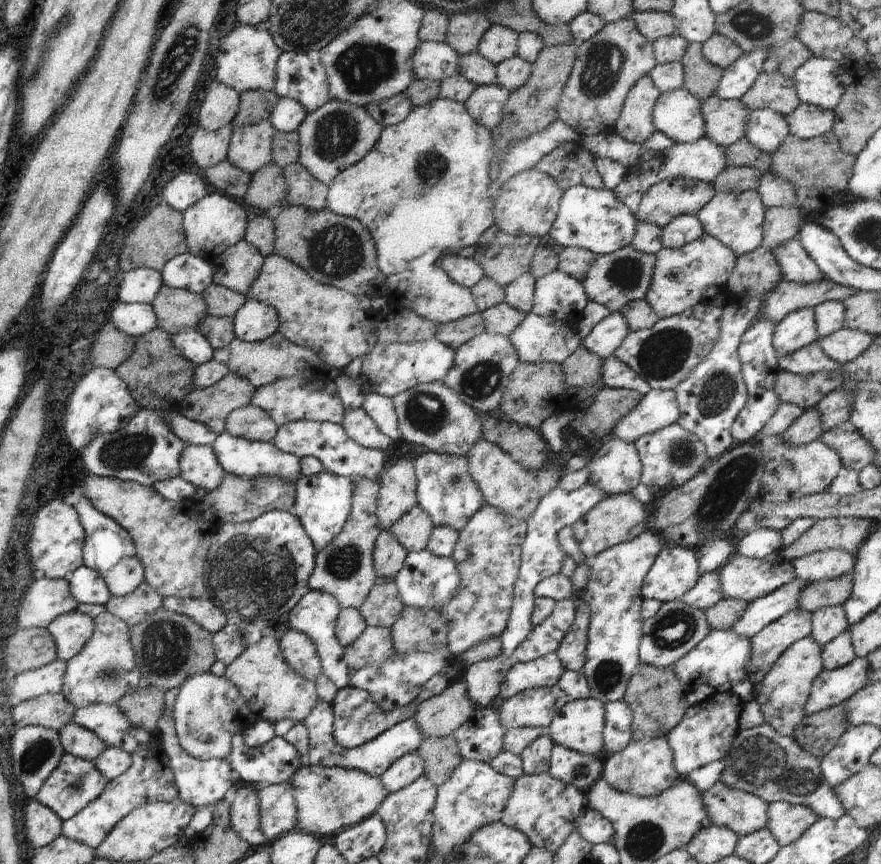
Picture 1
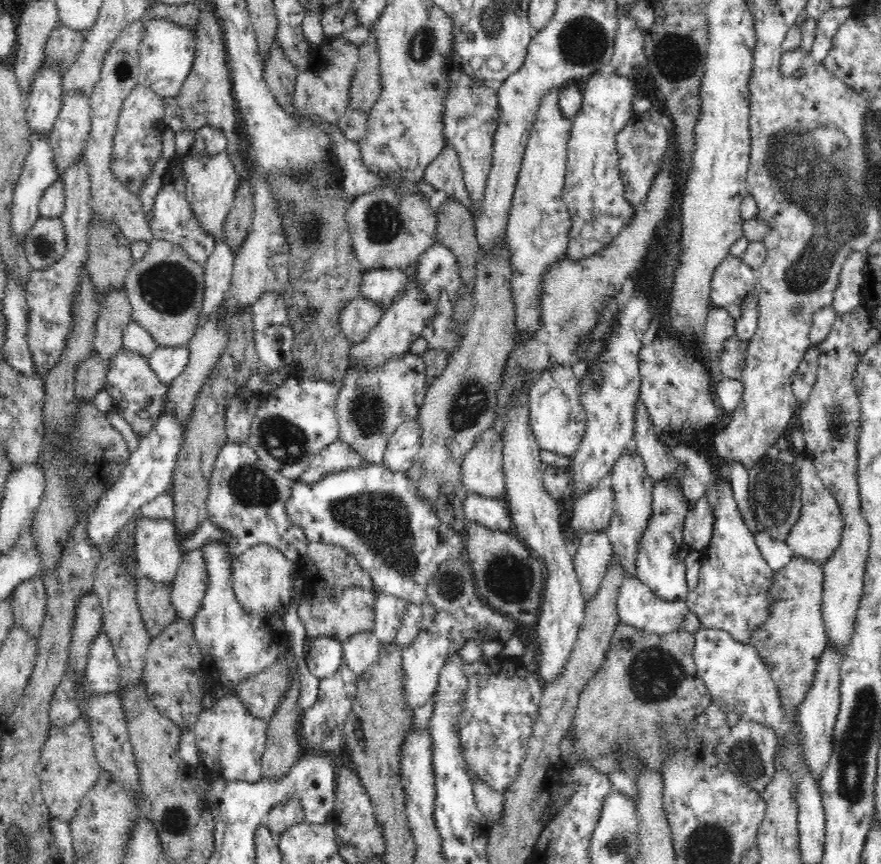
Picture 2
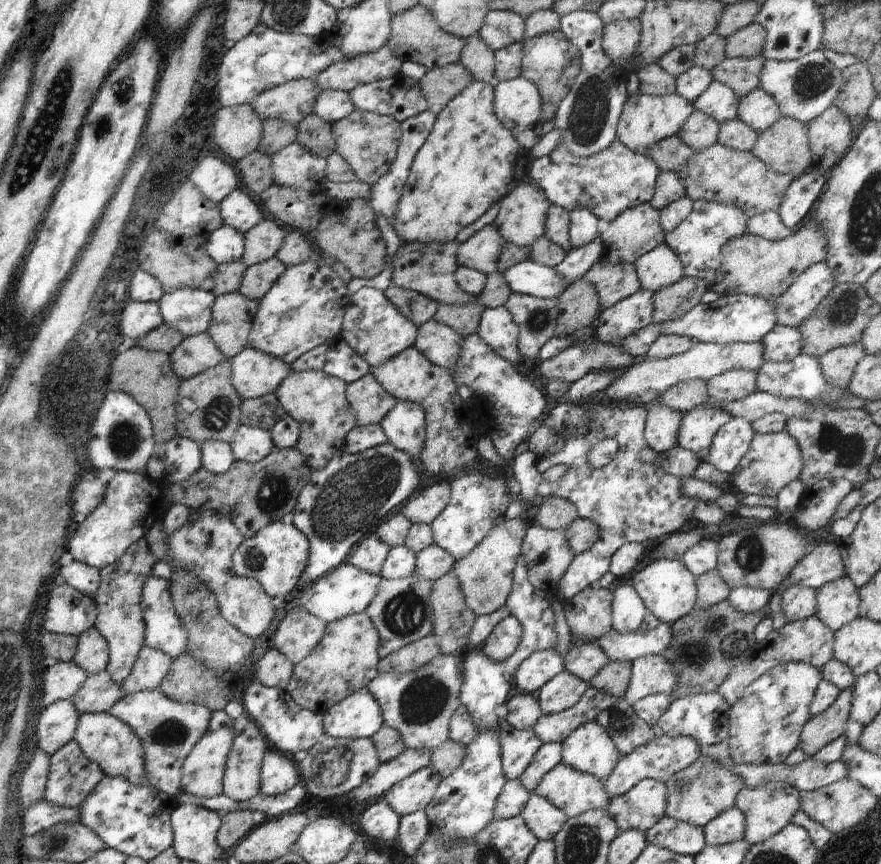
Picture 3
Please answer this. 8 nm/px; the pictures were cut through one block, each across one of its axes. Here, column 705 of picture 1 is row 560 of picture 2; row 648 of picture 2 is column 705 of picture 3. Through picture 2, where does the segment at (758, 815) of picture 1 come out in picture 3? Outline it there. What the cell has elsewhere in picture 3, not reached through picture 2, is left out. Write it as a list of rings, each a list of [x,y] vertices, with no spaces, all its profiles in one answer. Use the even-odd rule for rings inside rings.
[[[701,754],[689,767],[672,774],[665,785],[667,786],[665,815],[695,827],[703,827],[715,816],[735,806],[736,795],[743,787],[743,782],[736,773]]]

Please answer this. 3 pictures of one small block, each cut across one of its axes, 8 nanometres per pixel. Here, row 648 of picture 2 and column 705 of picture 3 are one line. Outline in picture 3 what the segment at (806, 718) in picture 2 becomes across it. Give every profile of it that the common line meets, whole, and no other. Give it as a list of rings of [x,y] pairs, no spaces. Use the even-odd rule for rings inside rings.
[[[735,806],[715,816],[703,826],[707,845],[723,845],[742,841],[746,828],[742,812]]]

